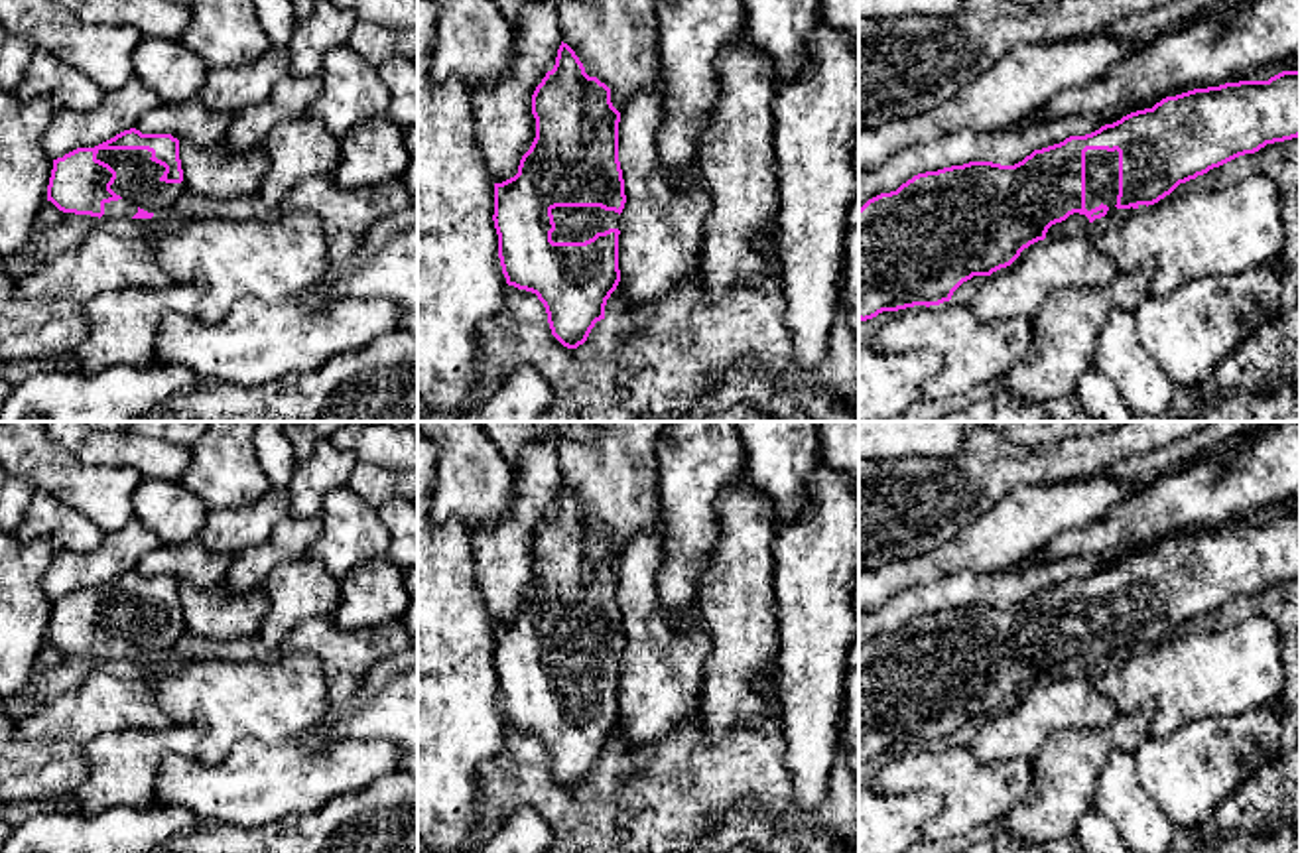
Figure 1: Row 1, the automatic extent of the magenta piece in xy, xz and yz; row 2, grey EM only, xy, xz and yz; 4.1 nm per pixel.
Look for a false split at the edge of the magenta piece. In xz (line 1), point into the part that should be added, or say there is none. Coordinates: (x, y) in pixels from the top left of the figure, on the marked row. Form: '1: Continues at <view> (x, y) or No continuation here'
1: Continues at xz (572, 223)

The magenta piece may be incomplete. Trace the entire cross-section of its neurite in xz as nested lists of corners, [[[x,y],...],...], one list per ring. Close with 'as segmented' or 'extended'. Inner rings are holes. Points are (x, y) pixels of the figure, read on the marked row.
[[[561,41],[555,65],[532,95],[536,138],[522,156],[518,173],[494,183],[494,229],[498,258],[508,286],[538,295],[548,313],[552,335],[567,349],[583,345],[597,321],[605,319],[605,305],[620,282],[618,270],[618,215],[624,209],[624,179],[618,162],[620,112],[611,102],[611,89],[585,73],[575,51]]]; extended

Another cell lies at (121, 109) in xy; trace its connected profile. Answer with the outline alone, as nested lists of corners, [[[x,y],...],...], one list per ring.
[[[136,75],[120,89],[106,91],[89,112],[55,110],[43,132],[43,150],[63,158],[77,148],[95,148],[116,134],[136,128],[138,120],[162,104],[160,97]]]

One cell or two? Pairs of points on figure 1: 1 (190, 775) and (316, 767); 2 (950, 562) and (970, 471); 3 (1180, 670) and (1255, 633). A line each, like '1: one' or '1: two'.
1: one
2: two
3: one

